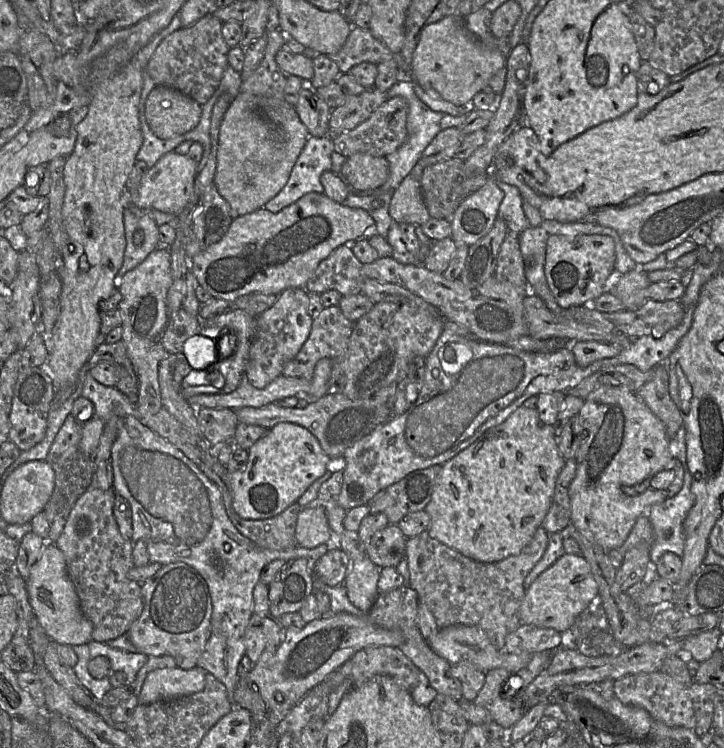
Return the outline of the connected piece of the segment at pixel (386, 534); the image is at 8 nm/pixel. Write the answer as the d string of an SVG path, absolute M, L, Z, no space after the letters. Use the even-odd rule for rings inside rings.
M388 524L377 531L364 545L370 560L380 569L397 567L406 556L407 538L397 524Z

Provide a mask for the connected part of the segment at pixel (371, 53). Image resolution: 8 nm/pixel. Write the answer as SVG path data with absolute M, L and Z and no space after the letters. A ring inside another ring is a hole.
M352 26L350 34L342 48L333 54L328 54L339 67L341 73L361 63L371 62L376 65L395 60L399 69L409 69L409 65L401 53L393 53L380 40L375 38L369 29Z

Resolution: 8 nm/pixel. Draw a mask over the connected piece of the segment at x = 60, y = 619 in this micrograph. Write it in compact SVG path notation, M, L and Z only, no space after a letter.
M46 544L39 559L31 567L26 587L35 616L53 641L69 645L92 641L93 624L81 611L78 595L67 571L65 556L55 544Z

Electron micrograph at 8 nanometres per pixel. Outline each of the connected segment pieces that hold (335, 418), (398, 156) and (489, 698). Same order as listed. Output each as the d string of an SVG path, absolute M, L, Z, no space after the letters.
M331 390L303 409L267 404L259 408L242 407L236 410L236 415L239 423L259 425L267 429L281 422L301 425L318 439L322 449L331 459L341 461L347 448L385 424L393 416L393 413L390 408L376 404L372 397L352 400L340 391Z
M397 81L387 91L387 99L393 97L402 97L407 101L409 106L406 122L406 141L399 149L386 156L390 166L390 174L387 181L377 189L363 192L356 191L348 185L349 194L343 202L344 205L350 208L362 208L368 212L372 210L372 203L374 200L377 200L377 203L383 202L390 206L390 201L394 191L398 188L403 179L411 173L412 169L422 156L423 151L442 130L440 127L440 122L444 114L442 112L436 112L432 110L422 100L420 100L415 92L414 87L415 81Z
M503 668L486 672L484 685L473 701L476 705L485 708L492 720L506 731L510 730L529 709L525 689L511 698L501 696L502 684L510 674Z

